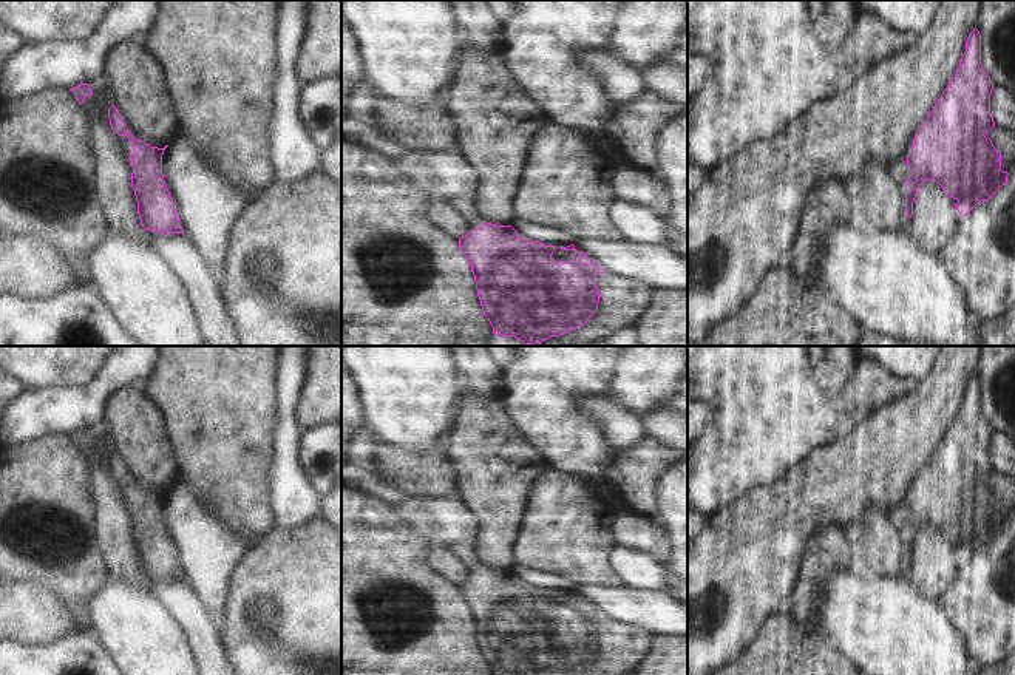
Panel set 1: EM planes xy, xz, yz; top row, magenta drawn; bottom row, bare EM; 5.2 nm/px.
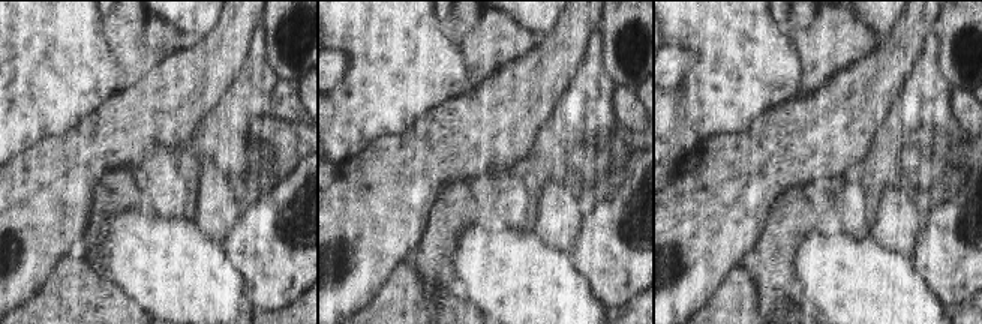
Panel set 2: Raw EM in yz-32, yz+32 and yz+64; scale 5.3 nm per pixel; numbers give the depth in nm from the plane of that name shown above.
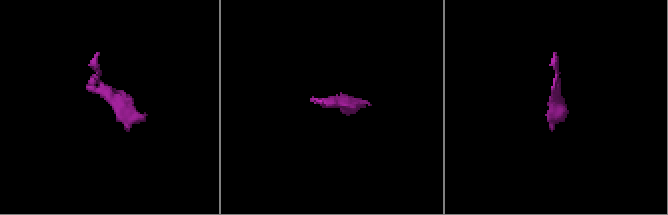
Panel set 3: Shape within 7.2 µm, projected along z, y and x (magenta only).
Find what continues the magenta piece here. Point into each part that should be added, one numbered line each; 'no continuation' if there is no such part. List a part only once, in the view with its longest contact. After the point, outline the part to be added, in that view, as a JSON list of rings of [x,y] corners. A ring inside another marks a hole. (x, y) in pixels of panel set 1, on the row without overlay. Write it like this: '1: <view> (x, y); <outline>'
1: yz (899, 518); [[[911,496],[894,511],[890,513],[890,521],[899,531],[899,551],[901,551],[901,576],[904,579],[910,579],[910,572],[911,572],[911,564],[907,562],[905,558],[905,528],[908,525],[908,511],[907,511],[907,504],[911,499]]]

